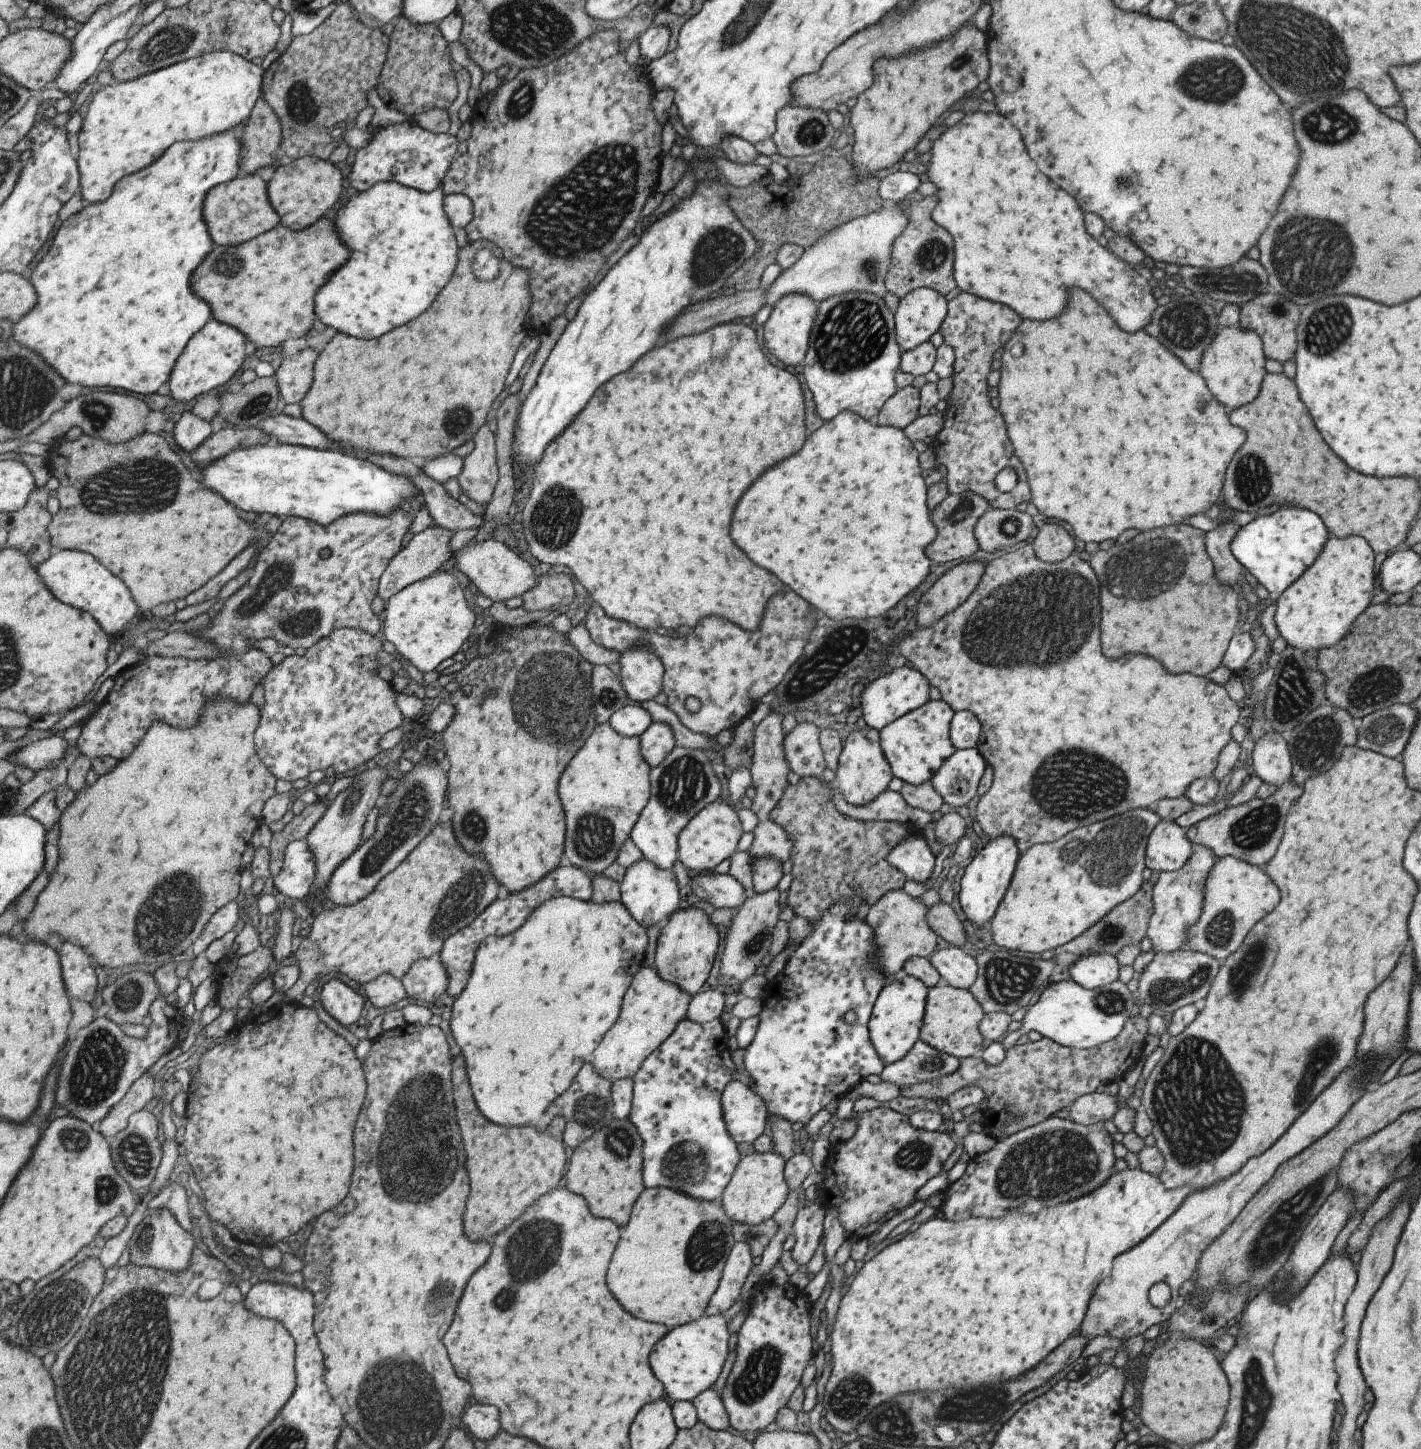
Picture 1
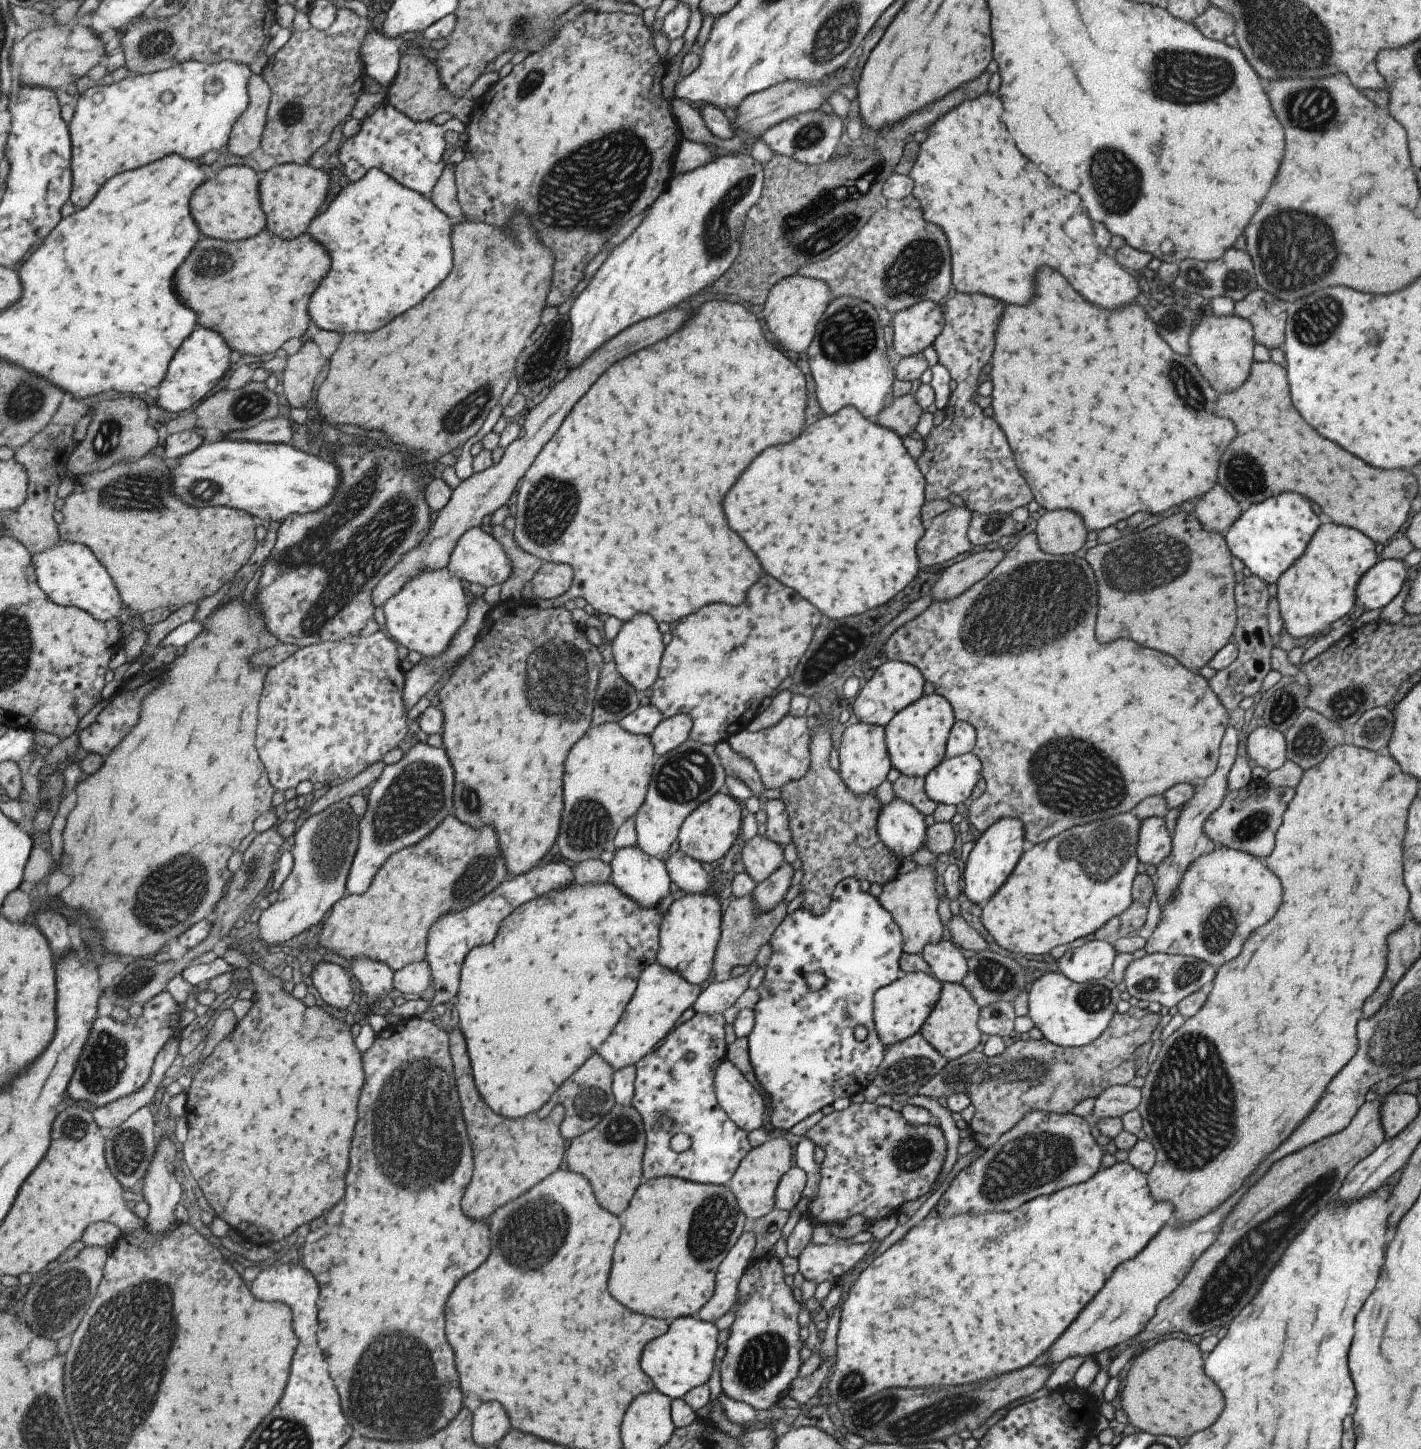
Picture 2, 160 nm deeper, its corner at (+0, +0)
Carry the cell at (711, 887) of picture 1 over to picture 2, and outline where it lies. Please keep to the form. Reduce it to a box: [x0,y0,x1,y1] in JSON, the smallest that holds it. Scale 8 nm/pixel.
[664,852,716,894]

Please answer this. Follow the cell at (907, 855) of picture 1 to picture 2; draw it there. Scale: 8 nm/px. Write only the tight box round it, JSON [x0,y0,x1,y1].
[875,797,926,860]

